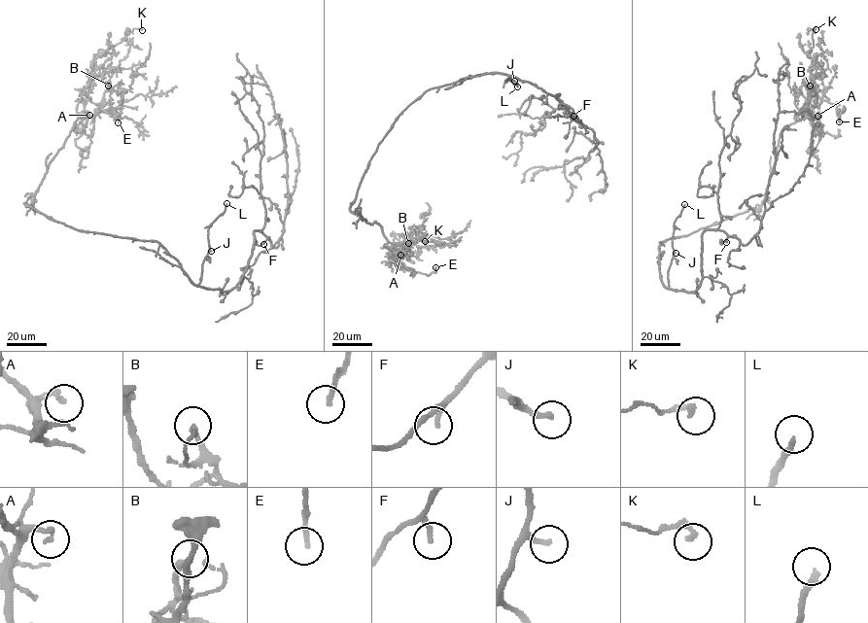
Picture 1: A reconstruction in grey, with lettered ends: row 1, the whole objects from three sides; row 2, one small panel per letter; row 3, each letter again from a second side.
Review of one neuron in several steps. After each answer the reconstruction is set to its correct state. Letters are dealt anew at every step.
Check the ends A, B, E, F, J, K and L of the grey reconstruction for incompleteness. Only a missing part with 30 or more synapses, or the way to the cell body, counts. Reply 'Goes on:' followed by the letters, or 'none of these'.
Goes on: A, J, L

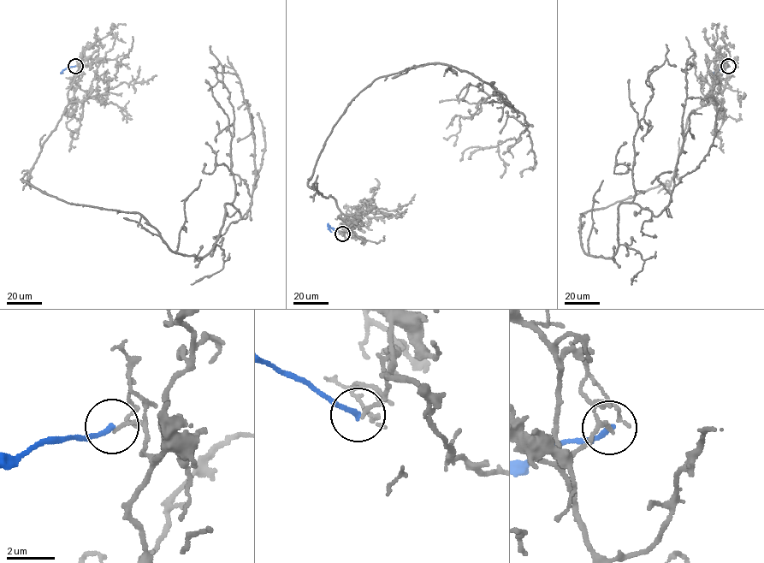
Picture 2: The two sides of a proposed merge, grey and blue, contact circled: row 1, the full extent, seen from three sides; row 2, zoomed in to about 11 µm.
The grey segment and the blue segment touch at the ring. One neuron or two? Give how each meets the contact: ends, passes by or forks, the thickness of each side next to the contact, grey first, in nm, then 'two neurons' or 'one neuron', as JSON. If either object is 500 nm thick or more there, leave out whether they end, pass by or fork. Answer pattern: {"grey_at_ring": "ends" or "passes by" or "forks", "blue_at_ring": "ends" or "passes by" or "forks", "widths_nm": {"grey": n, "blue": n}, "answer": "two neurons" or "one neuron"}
{"grey_at_ring": "ends", "blue_at_ring": "ends", "widths_nm": {"grey": 130, "blue": 200}, "answer": "two neurons"}

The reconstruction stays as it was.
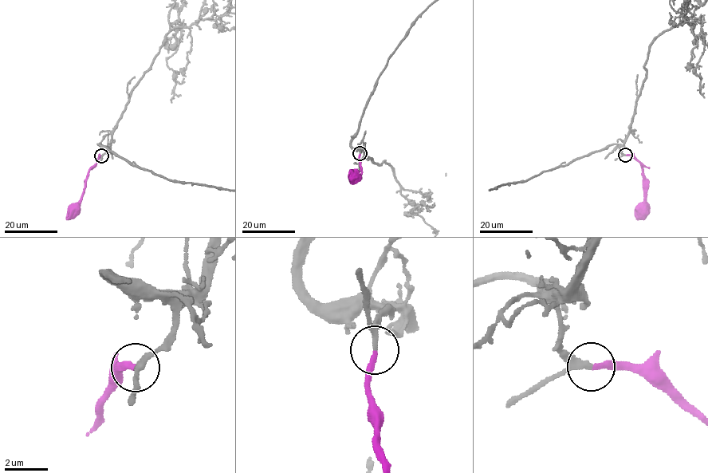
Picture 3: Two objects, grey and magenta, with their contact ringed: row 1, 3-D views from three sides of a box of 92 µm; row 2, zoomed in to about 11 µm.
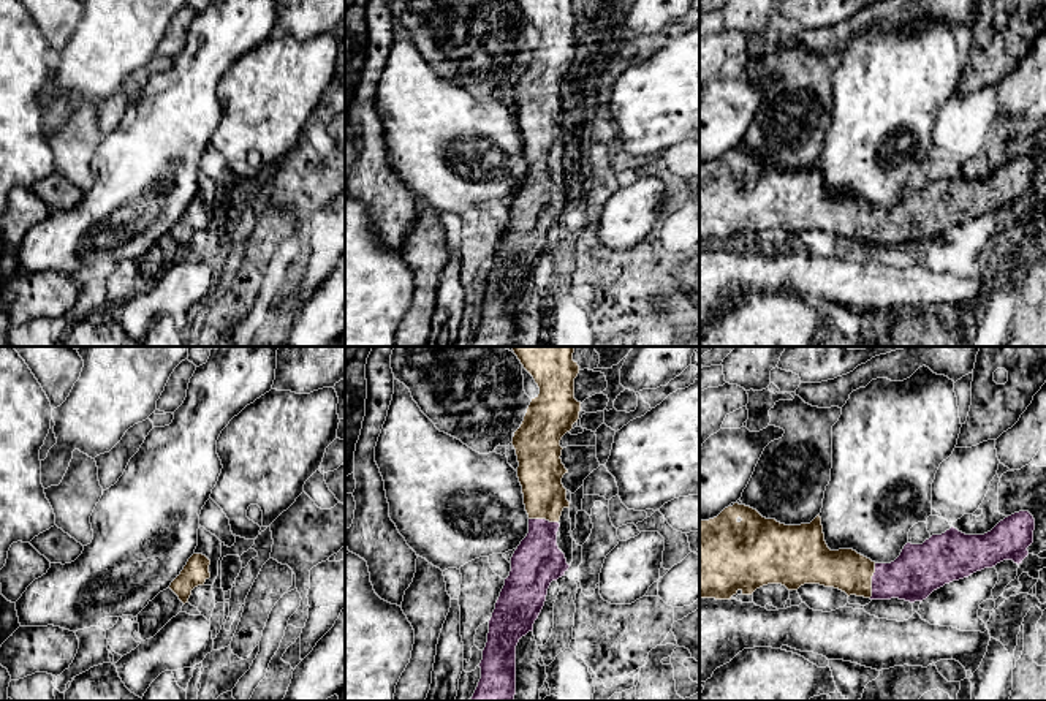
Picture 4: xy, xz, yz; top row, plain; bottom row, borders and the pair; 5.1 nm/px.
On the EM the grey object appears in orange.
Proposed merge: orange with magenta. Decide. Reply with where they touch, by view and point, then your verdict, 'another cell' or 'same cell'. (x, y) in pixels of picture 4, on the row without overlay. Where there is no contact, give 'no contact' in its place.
yz (871, 227) | same cell

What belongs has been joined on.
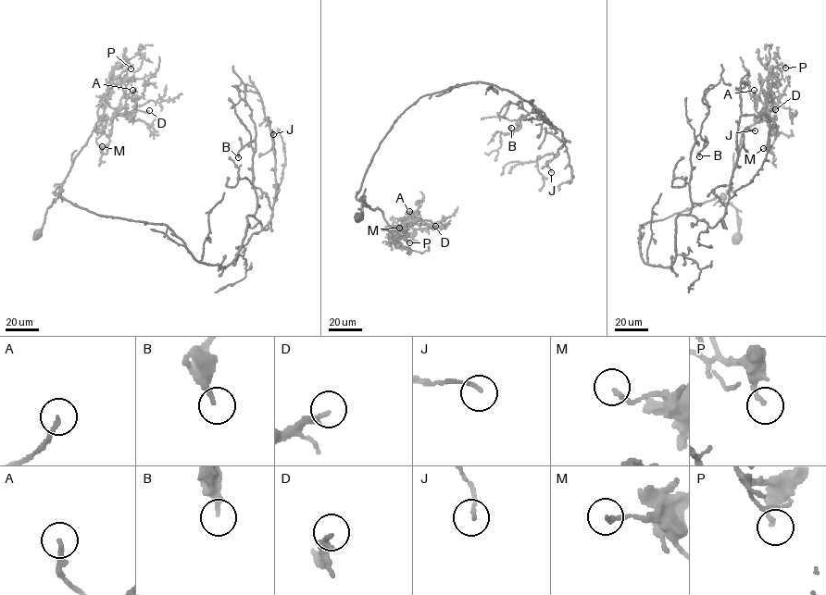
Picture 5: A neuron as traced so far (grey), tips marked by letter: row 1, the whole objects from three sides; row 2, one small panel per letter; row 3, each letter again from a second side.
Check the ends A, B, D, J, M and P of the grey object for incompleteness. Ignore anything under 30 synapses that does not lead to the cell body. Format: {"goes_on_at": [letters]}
{"goes_on_at": ["A"]}

